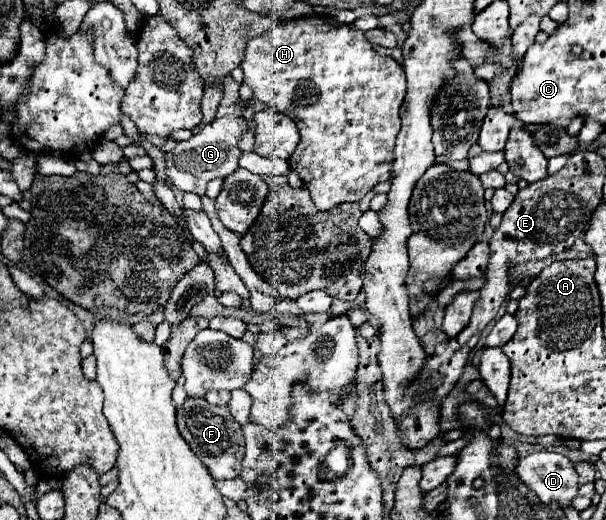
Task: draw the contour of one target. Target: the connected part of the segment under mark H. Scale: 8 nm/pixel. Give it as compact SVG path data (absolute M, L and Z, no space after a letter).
M304 16L304 18L294 18L288 22L280 22L276 24L272 30L252 38L246 46L246 54L242 60L242 70L244 70L244 84L248 84L254 92L254 98L266 102L268 106L276 108L282 114L288 114L300 132L300 144L294 150L294 154L288 158L288 164L294 172L298 172L298 176L304 182L304 188L310 192L314 204L318 206L318 210L330 210L340 202L358 202L374 184L384 182L390 178L390 162L392 162L392 150L394 150L394 140L396 134L400 130L400 116L398 110L402 106L404 100L404 92L406 92L406 76L402 66L392 58L392 56L382 56L378 54L372 44L366 40L364 32L358 30L354 24L340 24L340 22L330 22L326 24L322 30L314 30L314 16Z

